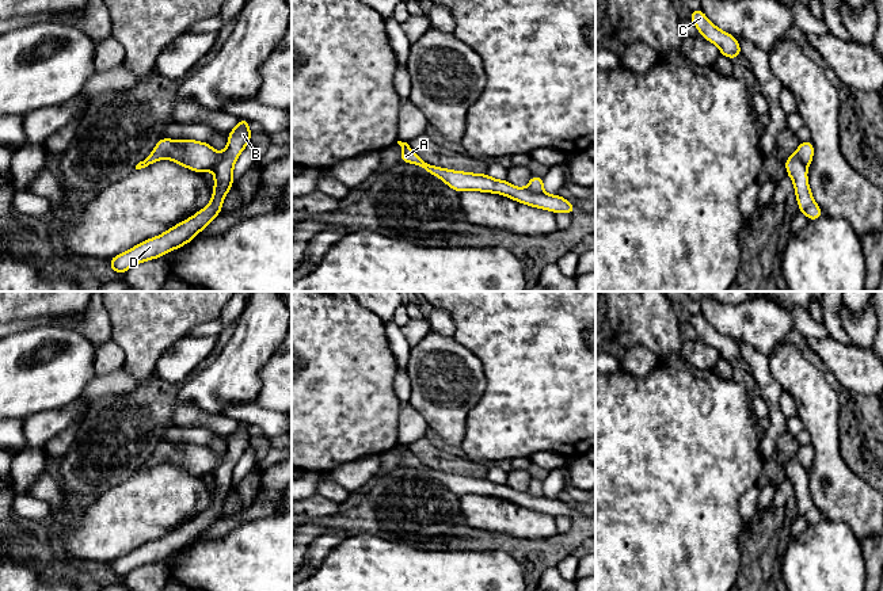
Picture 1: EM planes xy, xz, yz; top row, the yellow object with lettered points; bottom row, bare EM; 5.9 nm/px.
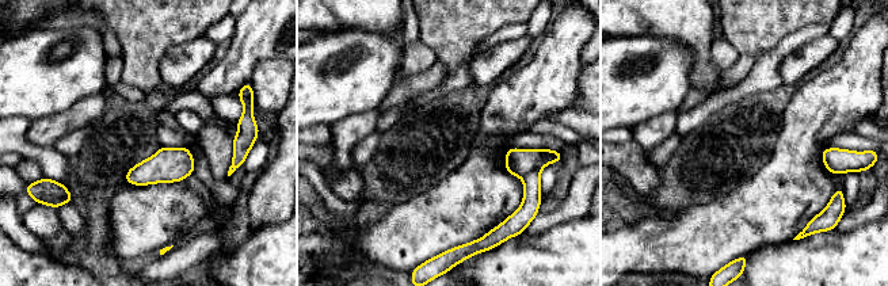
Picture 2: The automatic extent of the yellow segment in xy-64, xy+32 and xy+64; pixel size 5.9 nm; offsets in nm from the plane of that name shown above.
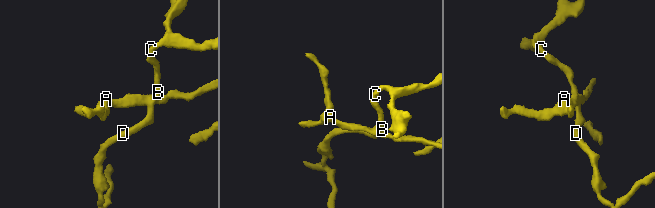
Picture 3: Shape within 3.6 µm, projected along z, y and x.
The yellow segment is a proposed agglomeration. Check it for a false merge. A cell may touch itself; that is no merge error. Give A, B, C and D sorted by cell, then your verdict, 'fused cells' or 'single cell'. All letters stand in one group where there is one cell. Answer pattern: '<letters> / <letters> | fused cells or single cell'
A / B C D | fused cells

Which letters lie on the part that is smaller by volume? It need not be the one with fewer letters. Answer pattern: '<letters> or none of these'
B, C, D

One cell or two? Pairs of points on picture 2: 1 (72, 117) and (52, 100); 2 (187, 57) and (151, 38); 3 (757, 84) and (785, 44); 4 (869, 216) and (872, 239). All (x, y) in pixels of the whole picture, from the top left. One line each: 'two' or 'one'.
1: two
2: two
3: one
4: two

